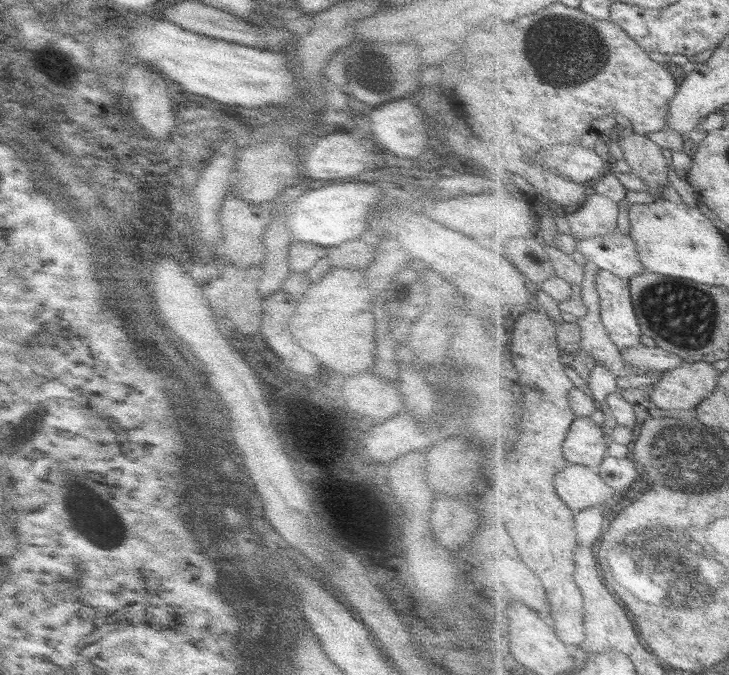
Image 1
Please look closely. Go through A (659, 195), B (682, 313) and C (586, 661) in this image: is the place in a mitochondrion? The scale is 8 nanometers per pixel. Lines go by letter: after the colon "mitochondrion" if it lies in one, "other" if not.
A: other
B: mitochondrion
C: other

